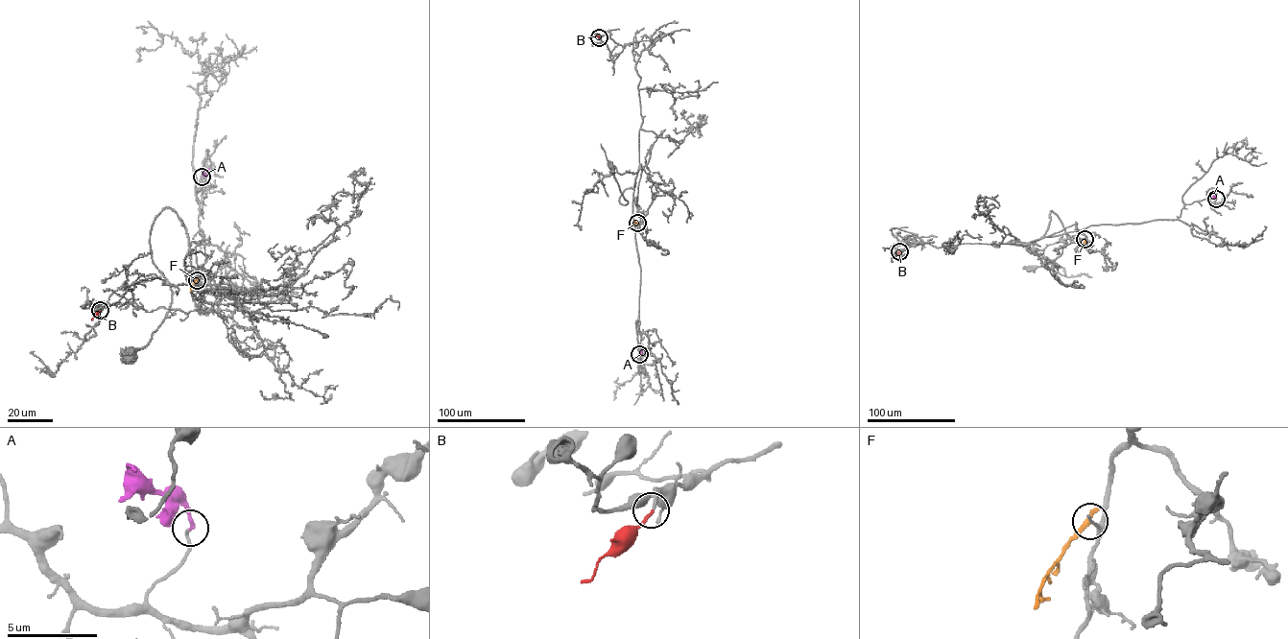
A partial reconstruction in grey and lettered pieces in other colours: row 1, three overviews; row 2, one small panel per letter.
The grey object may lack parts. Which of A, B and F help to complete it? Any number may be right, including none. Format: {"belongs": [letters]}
{"belongs": ["A", "B"]}

